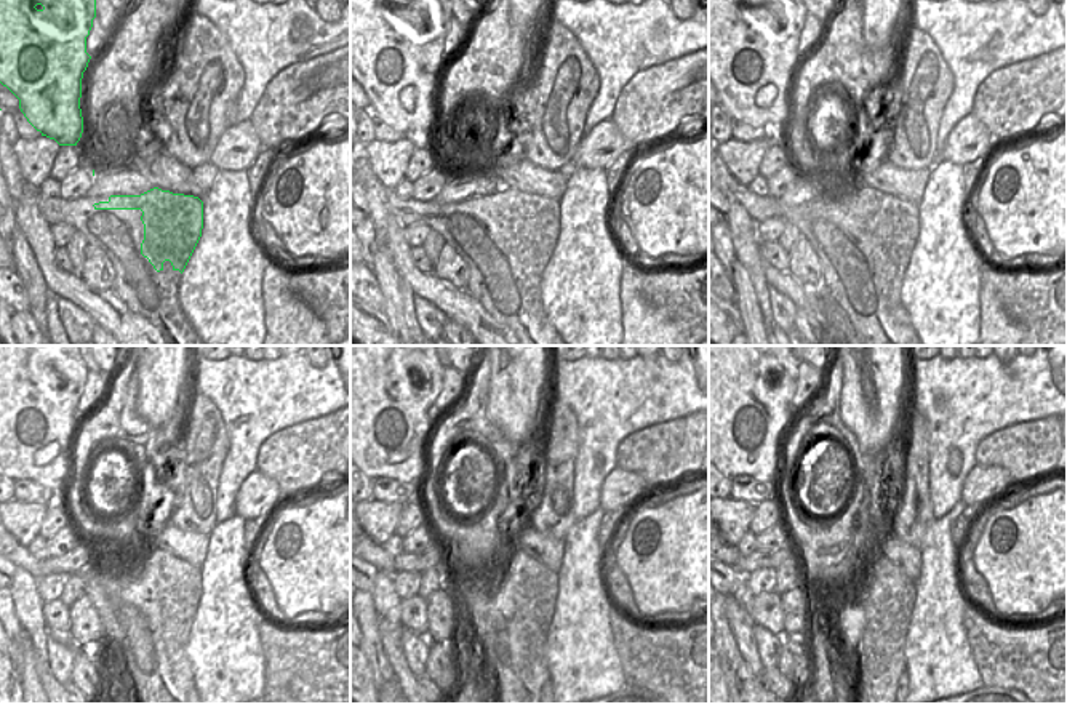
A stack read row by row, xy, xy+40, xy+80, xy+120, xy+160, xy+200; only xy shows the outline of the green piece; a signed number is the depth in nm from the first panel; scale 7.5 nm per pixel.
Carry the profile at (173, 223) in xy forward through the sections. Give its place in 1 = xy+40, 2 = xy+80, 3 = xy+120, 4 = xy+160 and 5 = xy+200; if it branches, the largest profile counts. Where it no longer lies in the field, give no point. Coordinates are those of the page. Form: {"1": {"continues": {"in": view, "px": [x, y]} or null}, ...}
{"1": {"continues": {"in": "xy+40", "px": [530, 223]}}, "2": {"continues": {"in": "xy+80", "px": [890, 226]}}, "3": {"continues": {"in": "xy+120", "px": [173, 586]}}, "4": {"continues": {"in": "xy+160", "px": [531, 589]}}, "5": {"continues": {"in": "xy+200", "px": [888, 591]}}}

